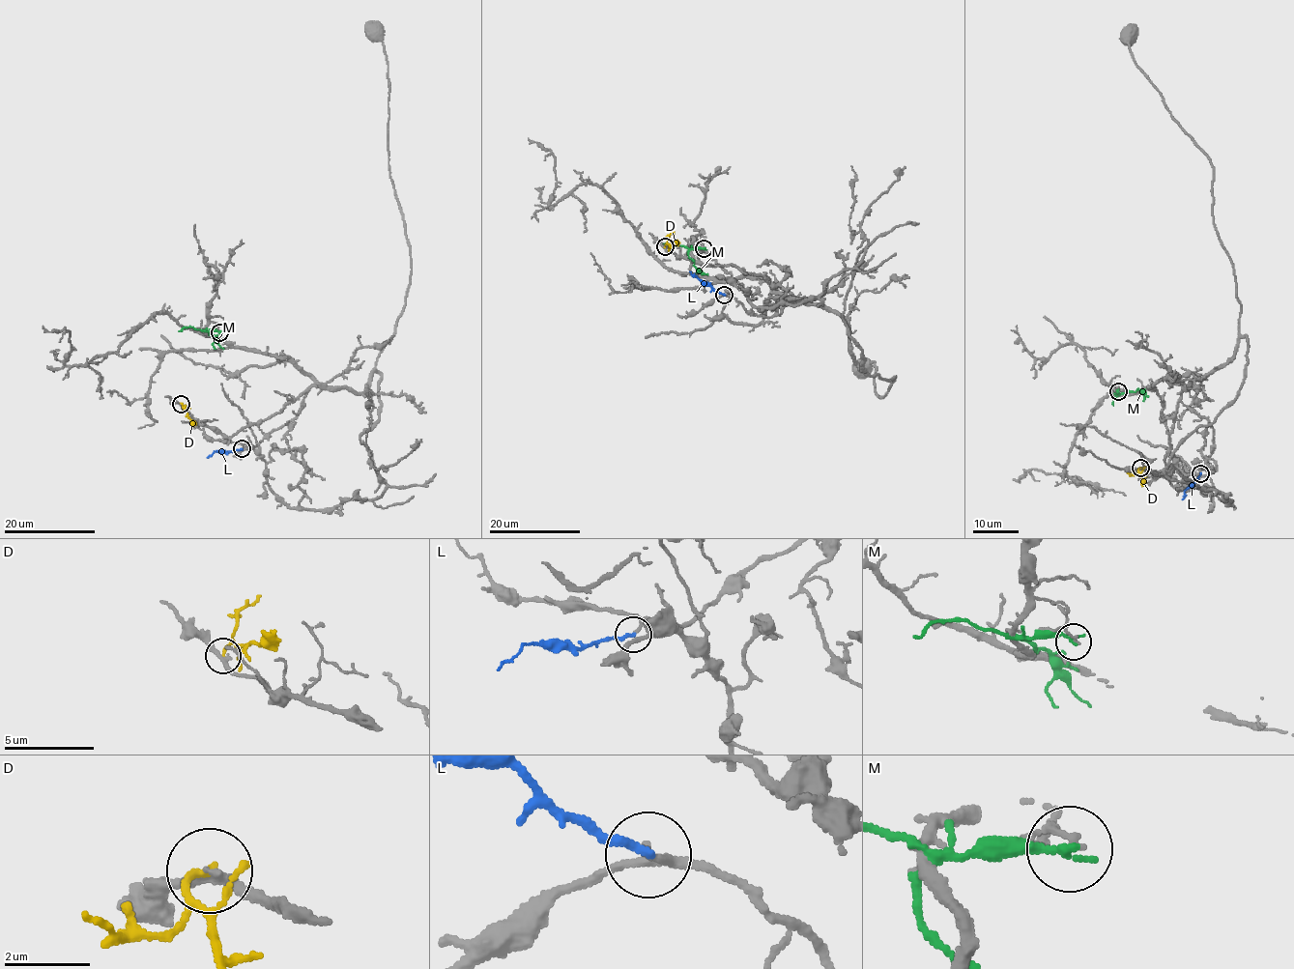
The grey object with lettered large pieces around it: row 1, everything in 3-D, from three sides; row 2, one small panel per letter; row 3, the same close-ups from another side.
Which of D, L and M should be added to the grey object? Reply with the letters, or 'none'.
L

